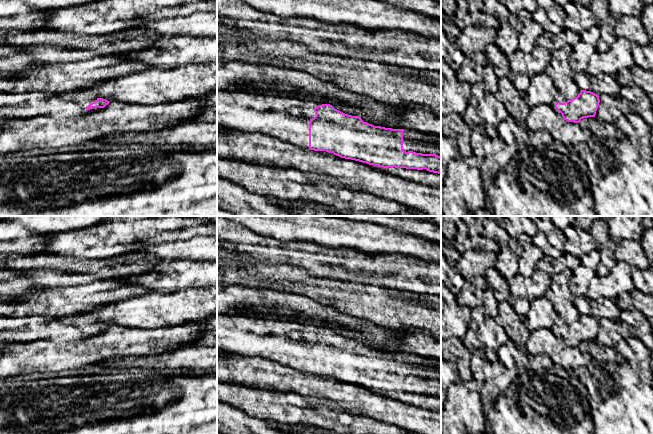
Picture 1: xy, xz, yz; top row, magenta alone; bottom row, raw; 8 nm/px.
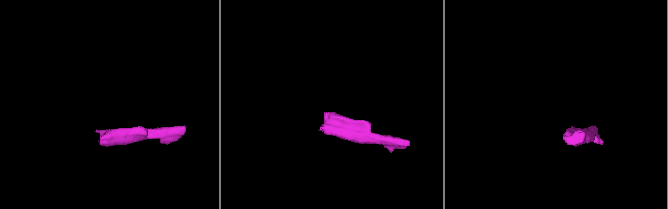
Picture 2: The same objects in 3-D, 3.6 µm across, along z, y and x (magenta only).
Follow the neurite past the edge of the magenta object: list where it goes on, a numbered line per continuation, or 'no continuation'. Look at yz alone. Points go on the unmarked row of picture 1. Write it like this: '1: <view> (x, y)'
1: yz (559, 321)

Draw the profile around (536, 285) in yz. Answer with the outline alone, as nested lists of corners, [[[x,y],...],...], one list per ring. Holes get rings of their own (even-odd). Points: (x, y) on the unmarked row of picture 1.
[[[538,268],[535,269],[533,274],[526,278],[520,274],[507,280],[510,293],[515,296],[526,298],[528,301],[544,296],[552,282],[551,276]]]

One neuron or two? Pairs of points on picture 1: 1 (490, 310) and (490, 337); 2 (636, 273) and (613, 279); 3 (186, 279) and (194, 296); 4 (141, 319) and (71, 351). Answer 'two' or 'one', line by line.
1: two
2: two
3: two
4: two

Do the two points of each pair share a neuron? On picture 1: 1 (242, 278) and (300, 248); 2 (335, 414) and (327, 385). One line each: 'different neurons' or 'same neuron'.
1: different neurons
2: different neurons

